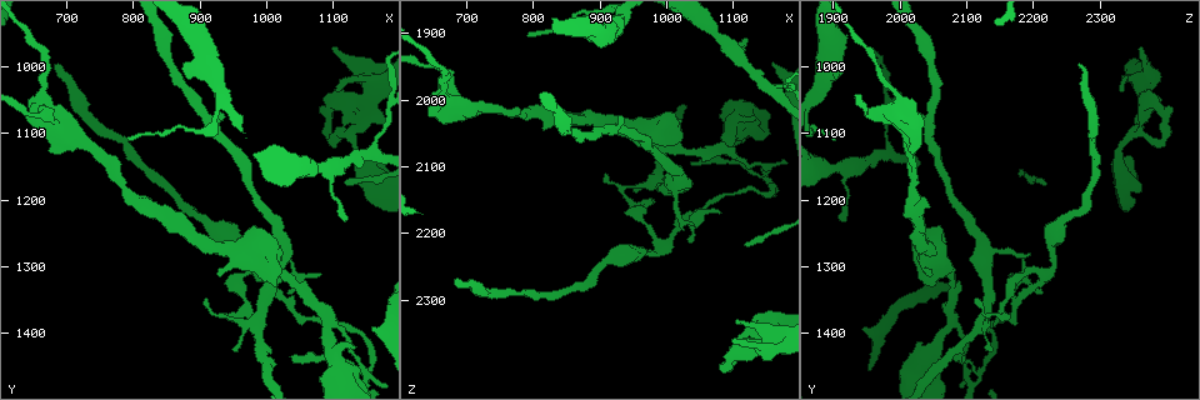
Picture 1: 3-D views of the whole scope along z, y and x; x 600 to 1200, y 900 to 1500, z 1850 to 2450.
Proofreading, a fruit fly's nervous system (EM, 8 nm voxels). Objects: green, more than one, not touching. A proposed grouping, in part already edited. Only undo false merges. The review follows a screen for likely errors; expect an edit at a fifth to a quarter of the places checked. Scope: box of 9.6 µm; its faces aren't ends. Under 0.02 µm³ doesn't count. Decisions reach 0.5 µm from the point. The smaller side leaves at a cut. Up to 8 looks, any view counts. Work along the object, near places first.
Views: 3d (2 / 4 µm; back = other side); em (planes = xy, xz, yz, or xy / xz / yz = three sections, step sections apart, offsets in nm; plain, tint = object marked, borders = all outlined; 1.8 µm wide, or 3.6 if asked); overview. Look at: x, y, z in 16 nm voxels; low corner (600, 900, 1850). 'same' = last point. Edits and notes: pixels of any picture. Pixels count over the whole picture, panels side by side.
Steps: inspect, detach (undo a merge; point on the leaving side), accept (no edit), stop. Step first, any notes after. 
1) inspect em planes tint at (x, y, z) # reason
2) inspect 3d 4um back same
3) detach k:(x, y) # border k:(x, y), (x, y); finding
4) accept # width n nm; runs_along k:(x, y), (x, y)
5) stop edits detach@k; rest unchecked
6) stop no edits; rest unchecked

inspect em planes tint at (1150, 1455, 2115)

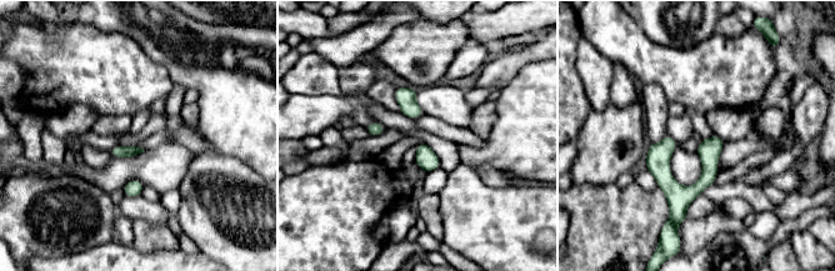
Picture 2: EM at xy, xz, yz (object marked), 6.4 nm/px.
accept # runs_along 2:(715, 139), (708, 176), (675, 211); all the same neuron

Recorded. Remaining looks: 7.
inspect em planes tint at (1155, 1020, 2365) # branch point

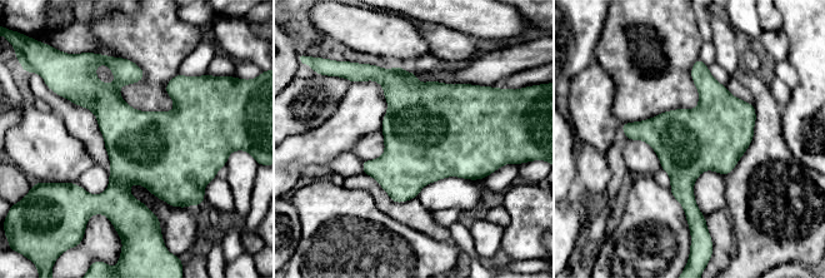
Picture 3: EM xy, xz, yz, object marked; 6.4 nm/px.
accept # continuous, no second neuron

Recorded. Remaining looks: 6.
inspect em 3.6um yz step 16 tint at (895, 965, 1890) # a fork

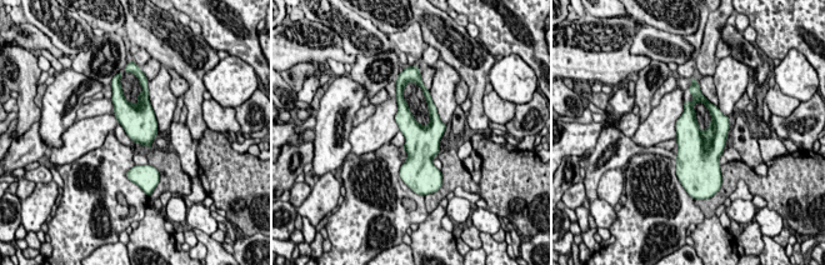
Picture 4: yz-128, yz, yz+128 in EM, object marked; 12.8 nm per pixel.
inspect em 3.6um planes tint same

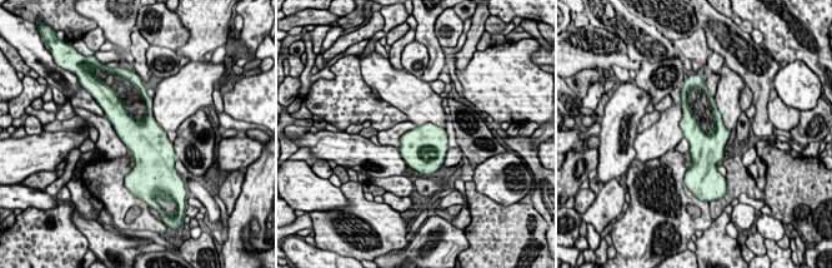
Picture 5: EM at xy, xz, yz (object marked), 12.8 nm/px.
accept # continuous, no second neuron

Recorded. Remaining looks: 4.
stop no edits; rest unchecked

